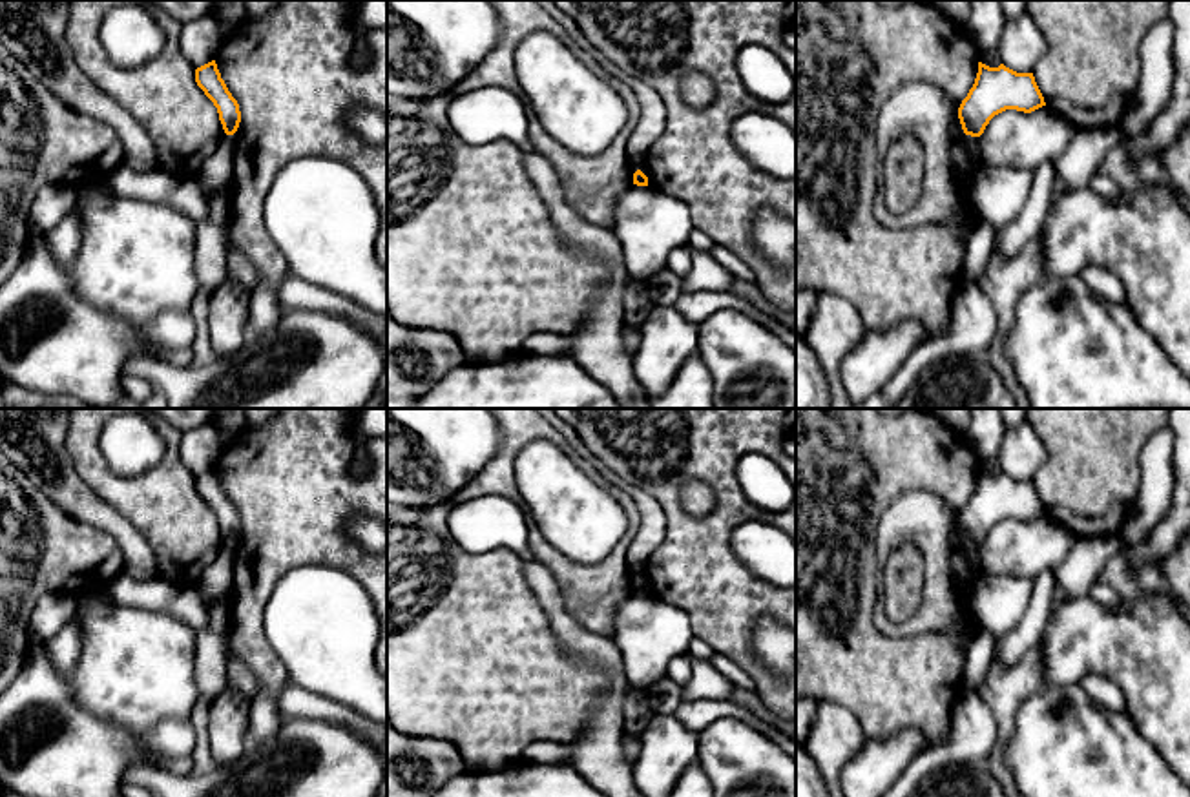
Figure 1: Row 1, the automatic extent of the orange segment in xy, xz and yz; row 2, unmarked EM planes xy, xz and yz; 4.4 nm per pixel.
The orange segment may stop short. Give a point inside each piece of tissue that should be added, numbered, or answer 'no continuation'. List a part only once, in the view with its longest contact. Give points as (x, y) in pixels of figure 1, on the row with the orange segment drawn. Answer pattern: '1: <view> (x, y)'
no continuation

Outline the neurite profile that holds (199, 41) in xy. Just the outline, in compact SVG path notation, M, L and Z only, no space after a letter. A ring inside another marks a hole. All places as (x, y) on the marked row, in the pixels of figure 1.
M204 15L183 24L179 46L186 60L197 69L215 60L221 40L217 20Z

